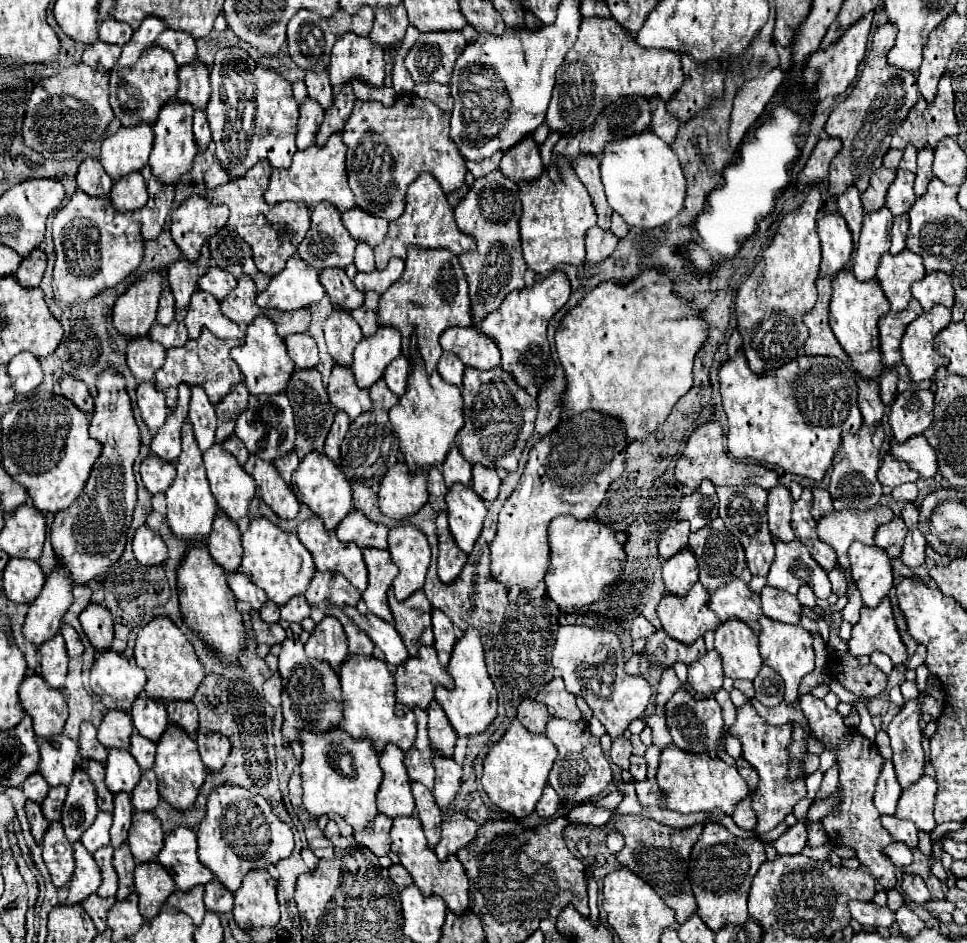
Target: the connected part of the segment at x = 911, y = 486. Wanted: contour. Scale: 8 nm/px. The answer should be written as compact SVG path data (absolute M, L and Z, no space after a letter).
M905 483L893 489L891 497L895 501L915 501L917 499L917 485L915 483Z

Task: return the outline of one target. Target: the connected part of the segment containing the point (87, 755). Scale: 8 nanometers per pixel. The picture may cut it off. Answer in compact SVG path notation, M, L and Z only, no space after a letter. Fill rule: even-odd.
M91 723L81 725L81 735L79 735L79 755L81 759L93 759L105 765L107 759L107 749L97 743L97 729Z

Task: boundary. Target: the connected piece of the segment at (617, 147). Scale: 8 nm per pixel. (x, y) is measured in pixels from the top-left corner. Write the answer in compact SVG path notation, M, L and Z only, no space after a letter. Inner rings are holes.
M643 131L605 147L601 159L601 179L613 211L631 227L659 227L673 219L685 201L685 177L673 149L653 131Z

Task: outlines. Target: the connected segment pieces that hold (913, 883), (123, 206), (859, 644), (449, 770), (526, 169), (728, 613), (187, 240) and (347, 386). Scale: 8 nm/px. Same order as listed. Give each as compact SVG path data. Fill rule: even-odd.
M905 873L905 875L903 875L903 885L901 885L901 887L903 887L903 891L909 895L909 899L915 901L917 905L925 905L925 903L931 899L929 889L925 887L923 879L917 877L917 875Z
M133 173L115 181L109 199L113 207L117 207L117 211L137 211L145 207L149 197L141 173Z
M887 597L879 603L879 607L861 607L861 619L851 631L849 653L853 657L871 655L873 651L889 655L895 667L903 665L907 659L907 649L895 627L891 601Z
M433 753L433 765L437 771L437 779L435 779L435 801L439 805L439 809L449 809L459 793L461 787L461 777L463 777L463 767L457 765L453 759L447 757L439 757Z
M525 137L519 145L509 149L503 159L501 159L501 175L507 179L513 179L515 183L529 181L529 179L539 179L541 173L545 171L539 155L539 147L531 137Z
M731 579L727 585L713 591L709 607L721 621L739 619L747 623L755 633L761 631L759 625L759 617L763 615L761 599L741 579Z
M193 195L171 213L171 237L187 261L197 261L203 243L225 227L227 217L225 205L211 205L205 197Z
M333 367L333 373L329 377L329 385L327 385L327 393L329 393L329 403L337 409L349 415L349 419L357 419L361 413L369 413L373 411L373 403L369 399L369 391L367 389L359 389L351 367Z

